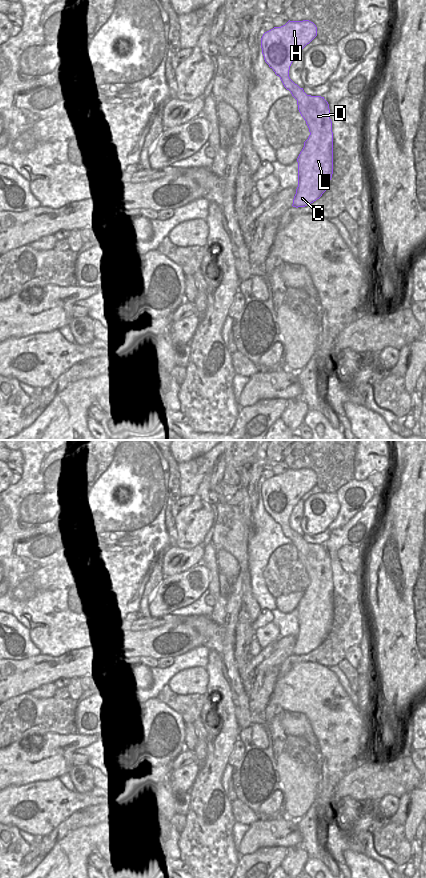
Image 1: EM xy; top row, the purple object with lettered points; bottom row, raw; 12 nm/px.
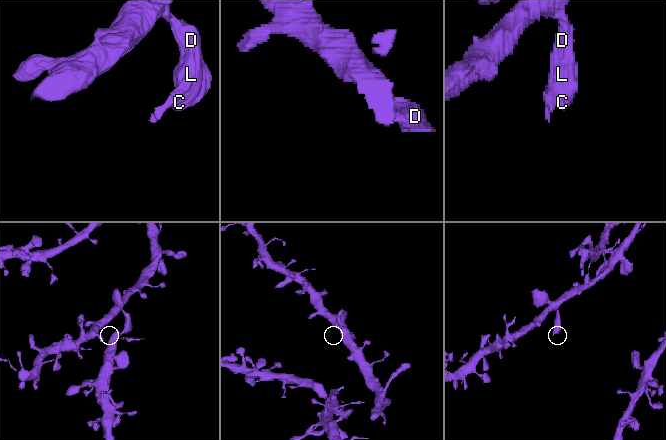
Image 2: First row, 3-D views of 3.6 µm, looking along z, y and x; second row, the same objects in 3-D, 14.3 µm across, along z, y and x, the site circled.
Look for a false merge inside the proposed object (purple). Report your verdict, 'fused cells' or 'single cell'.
single cell

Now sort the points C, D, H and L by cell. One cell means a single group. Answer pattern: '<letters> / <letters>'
C D H L

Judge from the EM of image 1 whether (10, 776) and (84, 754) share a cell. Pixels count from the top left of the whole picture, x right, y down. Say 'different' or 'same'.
different

